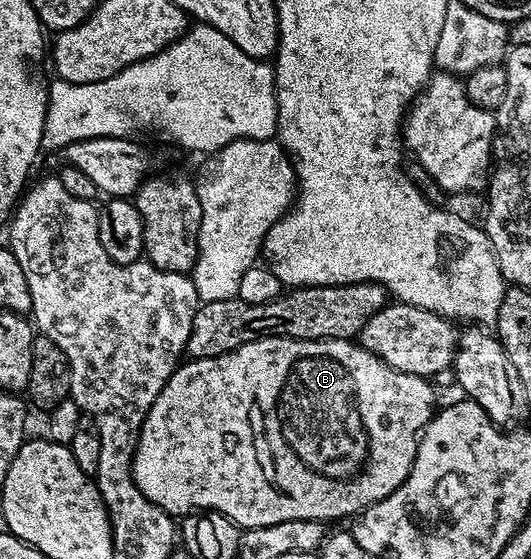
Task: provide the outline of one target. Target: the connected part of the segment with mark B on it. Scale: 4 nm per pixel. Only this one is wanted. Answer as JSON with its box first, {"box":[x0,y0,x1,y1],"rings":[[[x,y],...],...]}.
{"box":[132,337,437,530],"rings":[[[263,337],[217,357],[188,359],[176,366],[142,423],[138,447],[132,460],[134,483],[138,483],[138,491],[142,491],[142,495],[146,495],[150,503],[162,507],[162,511],[173,515],[188,513],[191,509],[222,513],[240,526],[241,530],[270,527],[274,523],[286,523],[290,519],[321,523],[336,521],[339,517],[352,519],[366,507],[389,497],[395,489],[402,487],[402,483],[410,475],[420,434],[432,420],[437,408],[432,384],[429,378],[410,375],[406,371],[390,367],[352,339],[299,341],[289,337]]]}

